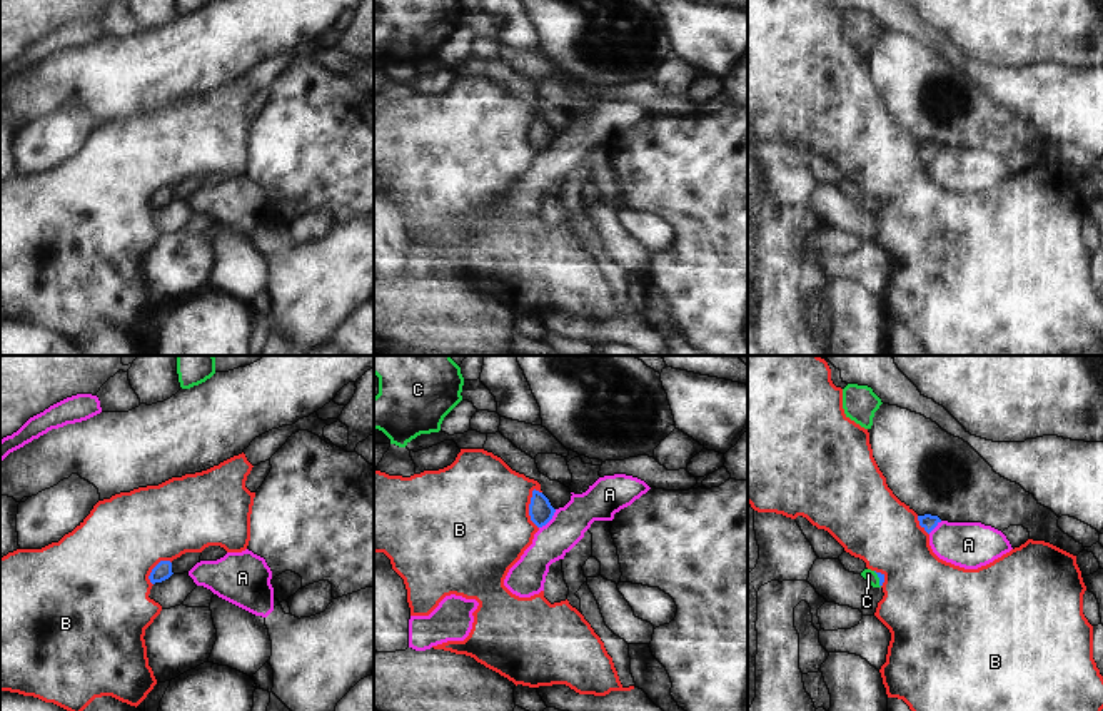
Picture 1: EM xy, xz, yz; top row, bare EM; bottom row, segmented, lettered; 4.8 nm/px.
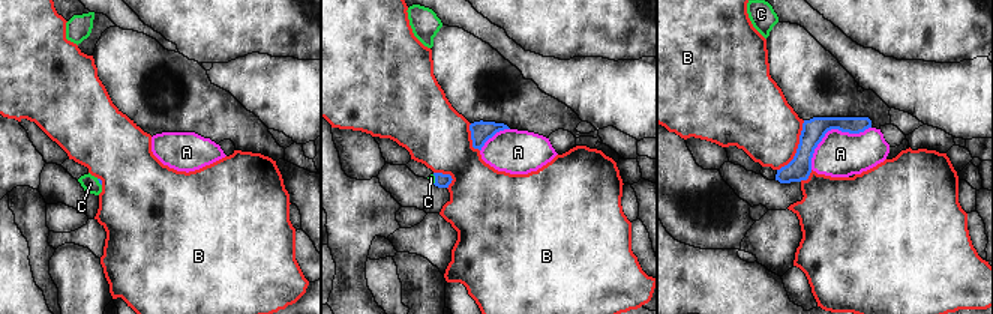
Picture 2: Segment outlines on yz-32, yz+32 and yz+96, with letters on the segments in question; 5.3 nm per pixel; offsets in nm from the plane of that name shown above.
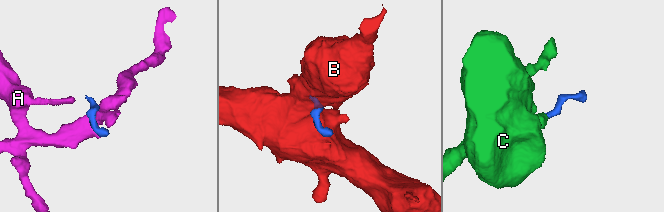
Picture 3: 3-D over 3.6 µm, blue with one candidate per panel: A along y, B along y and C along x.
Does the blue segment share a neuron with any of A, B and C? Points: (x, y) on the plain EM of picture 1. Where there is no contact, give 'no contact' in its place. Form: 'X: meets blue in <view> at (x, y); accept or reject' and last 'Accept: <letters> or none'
A: meets blue in xz at (549, 146); reject
B: meets blue in xz at (529, 134); reject
C: meets blue in yz at (880, 206); accept
Accept: C

